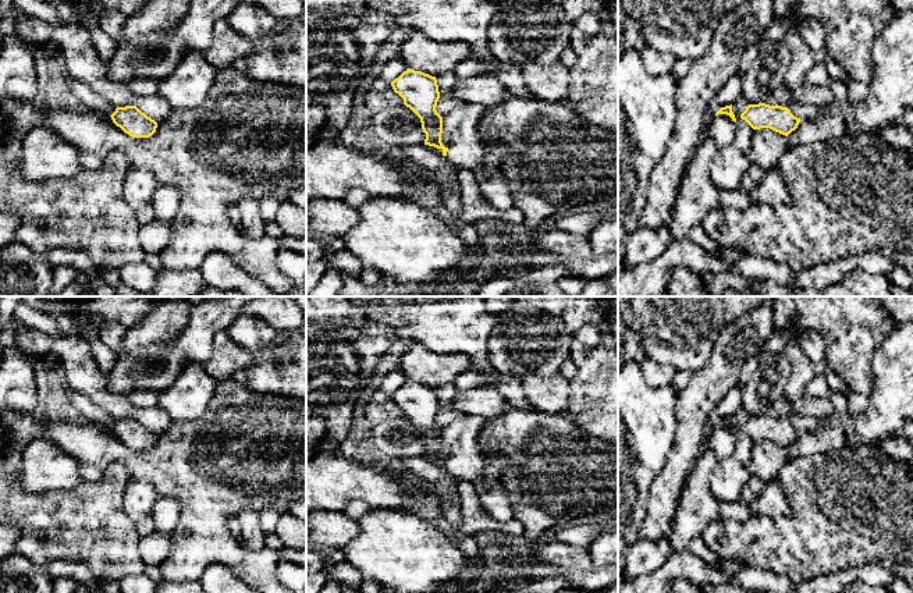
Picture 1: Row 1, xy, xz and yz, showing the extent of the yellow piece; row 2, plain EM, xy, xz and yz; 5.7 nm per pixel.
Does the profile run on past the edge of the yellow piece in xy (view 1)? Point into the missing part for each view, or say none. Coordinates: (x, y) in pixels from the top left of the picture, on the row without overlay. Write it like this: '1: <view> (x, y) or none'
1: none

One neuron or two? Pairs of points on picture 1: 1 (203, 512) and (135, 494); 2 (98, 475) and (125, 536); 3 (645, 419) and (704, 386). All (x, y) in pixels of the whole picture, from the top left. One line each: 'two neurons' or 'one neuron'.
1: two neurons
2: two neurons
3: two neurons

